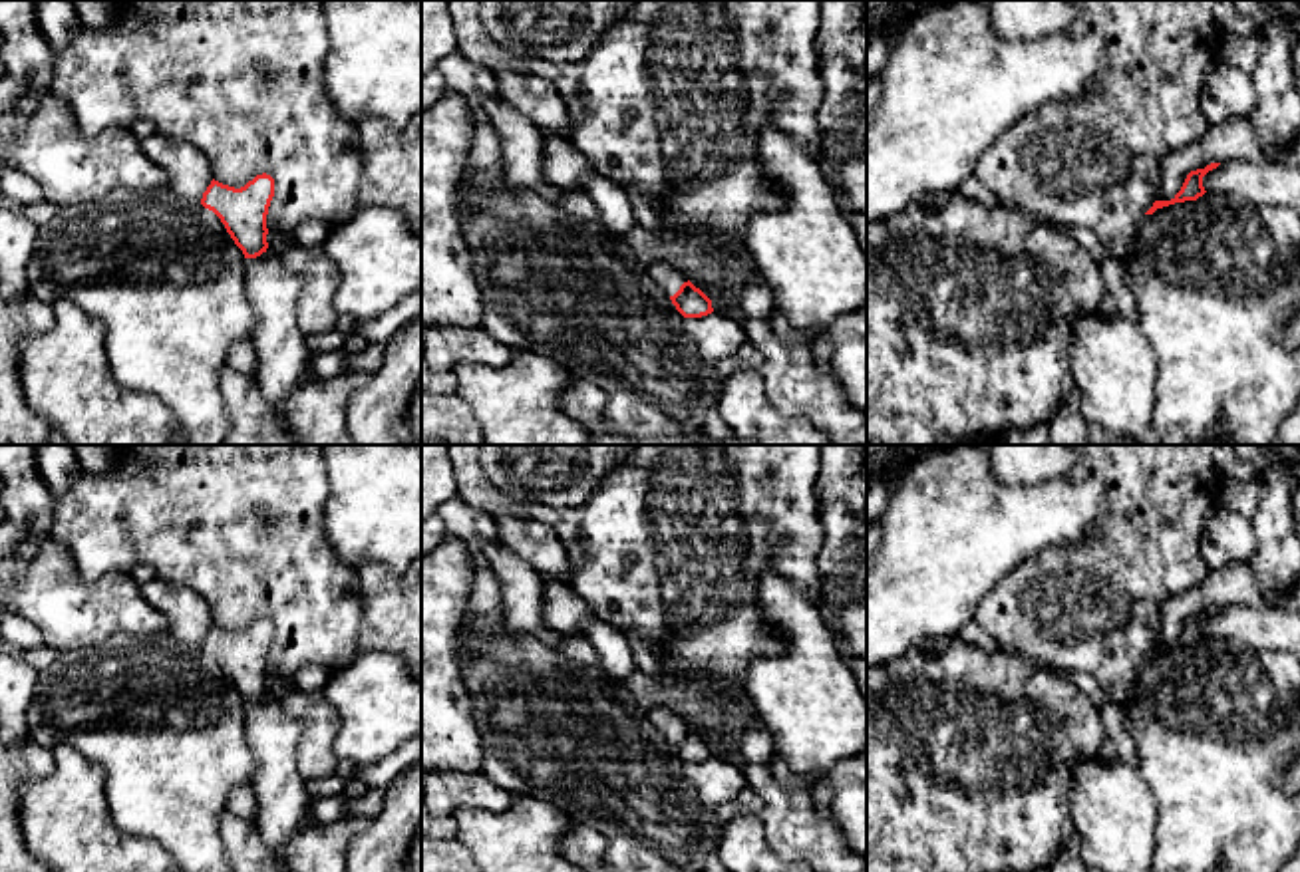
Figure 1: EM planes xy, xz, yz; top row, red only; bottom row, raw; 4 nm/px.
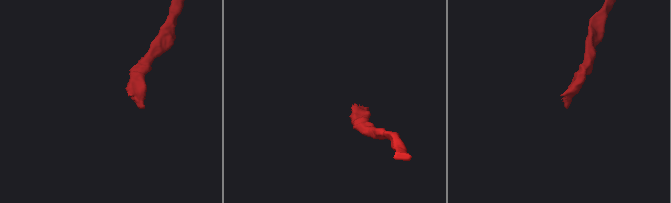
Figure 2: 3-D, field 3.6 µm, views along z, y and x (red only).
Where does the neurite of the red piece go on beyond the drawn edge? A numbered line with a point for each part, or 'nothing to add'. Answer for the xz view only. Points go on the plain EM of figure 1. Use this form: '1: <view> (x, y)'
1: xz (670, 724)

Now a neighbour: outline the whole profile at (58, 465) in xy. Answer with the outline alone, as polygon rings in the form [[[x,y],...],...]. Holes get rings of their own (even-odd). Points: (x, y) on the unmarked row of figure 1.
[[[36,445],[38,469],[54,497],[62,497],[83,473],[72,445]]]

